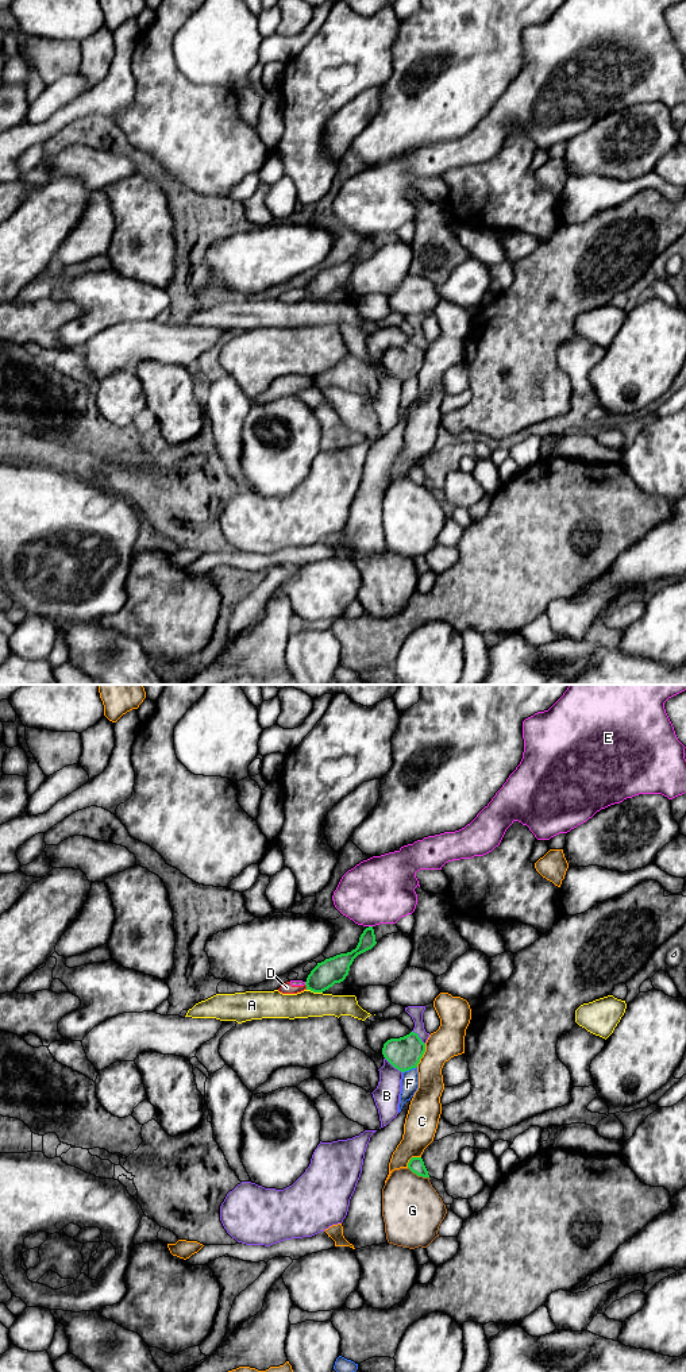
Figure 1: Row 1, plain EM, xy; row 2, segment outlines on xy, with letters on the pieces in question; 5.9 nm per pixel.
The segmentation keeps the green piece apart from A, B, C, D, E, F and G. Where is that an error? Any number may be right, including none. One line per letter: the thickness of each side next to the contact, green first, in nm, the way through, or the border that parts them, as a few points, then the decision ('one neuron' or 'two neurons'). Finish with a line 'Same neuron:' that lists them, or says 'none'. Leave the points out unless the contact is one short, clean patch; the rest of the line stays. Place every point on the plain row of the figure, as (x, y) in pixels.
A: 160/160 nm | two neurons
B: 200/160 nm | two neurons
C: 200/190 nm | two neurons
D: 160/70 nm | along xy (304, 293), (307, 297) | two neurons
E: 100/400 nm | two neurons
F: 200/110 nm | two neurons
G: 90/360 nm | two neurons
Same neuron: none

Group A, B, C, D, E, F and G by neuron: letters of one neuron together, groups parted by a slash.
A / B / C / D E / F / G

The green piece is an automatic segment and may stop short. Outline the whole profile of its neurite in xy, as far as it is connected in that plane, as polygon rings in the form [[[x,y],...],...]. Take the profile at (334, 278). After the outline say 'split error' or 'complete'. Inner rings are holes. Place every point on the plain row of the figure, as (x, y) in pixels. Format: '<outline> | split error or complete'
[[[373,235],[363,239],[359,246],[359,251],[355,258],[347,262],[340,262],[334,266],[325,267],[311,280],[307,286],[307,298],[313,301],[323,301],[332,296],[335,292],[340,292],[346,288],[350,280],[350,274],[354,267],[371,258],[377,253]]] | complete

